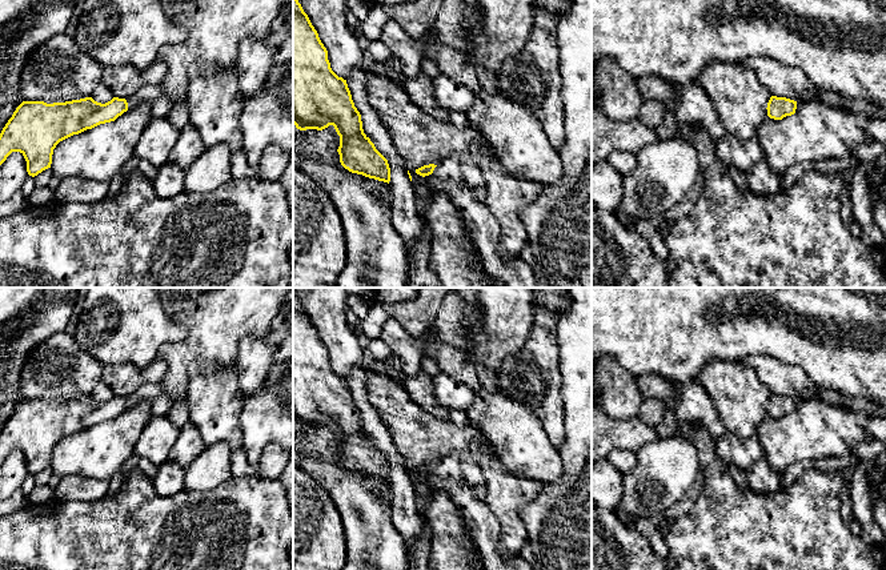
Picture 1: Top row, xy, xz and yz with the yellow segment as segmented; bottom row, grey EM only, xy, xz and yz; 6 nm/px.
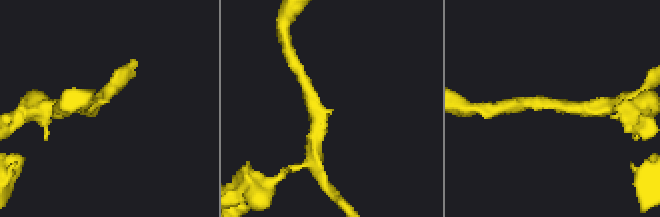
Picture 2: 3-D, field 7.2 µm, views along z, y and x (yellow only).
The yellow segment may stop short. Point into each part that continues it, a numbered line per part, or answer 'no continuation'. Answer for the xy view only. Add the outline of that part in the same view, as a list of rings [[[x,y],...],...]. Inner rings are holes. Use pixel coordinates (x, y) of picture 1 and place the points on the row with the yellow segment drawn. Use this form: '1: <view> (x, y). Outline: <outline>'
1: xy (160, 103). Outline: [[[143,85],[133,96],[127,99],[128,109],[132,109],[143,101],[151,104],[153,117],[168,117],[173,108],[171,99],[164,93],[160,85]]]

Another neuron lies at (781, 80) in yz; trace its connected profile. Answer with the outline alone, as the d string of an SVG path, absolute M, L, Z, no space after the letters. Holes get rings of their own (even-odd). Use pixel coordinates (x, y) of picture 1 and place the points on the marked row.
M754 56L739 65L751 69L771 96L786 97L798 103L811 99L815 93L817 87L802 71L783 65L774 59Z

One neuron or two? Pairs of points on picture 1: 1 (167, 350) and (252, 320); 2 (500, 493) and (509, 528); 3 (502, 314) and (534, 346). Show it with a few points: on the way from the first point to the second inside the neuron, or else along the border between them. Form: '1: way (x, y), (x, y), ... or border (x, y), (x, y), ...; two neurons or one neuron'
1: way (188, 350), (200, 345), (225, 320), (231, 320); one neuron
2: way (505, 501), (509, 520); one neuron
3: border (534, 308), (530, 333), (525, 344), (505, 360); two neurons

